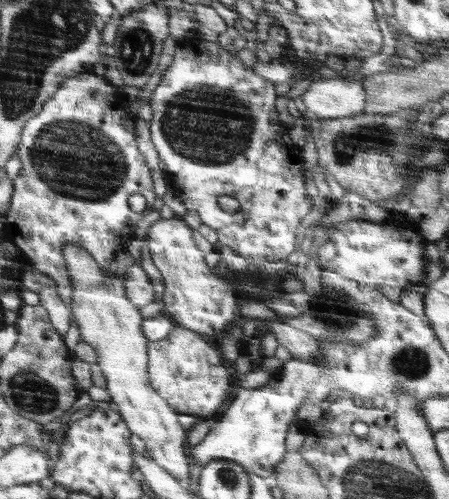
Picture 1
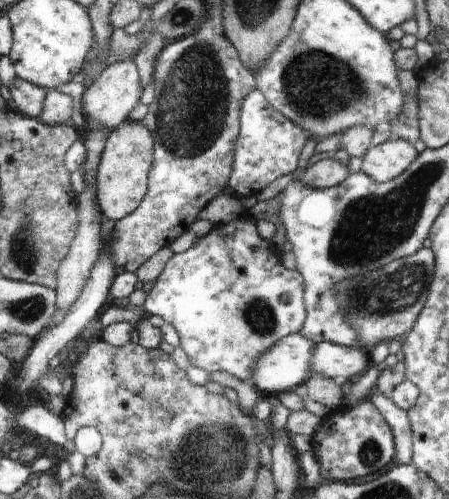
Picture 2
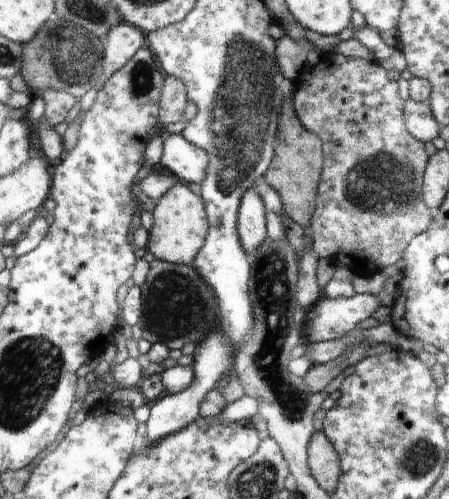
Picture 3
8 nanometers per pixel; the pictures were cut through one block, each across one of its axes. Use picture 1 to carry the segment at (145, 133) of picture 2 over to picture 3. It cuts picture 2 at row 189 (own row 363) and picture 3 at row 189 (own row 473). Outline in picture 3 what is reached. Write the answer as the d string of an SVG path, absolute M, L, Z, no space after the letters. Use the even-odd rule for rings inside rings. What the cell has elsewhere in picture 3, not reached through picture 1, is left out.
M176 182L157 202L152 212L154 215L154 226L149 231L147 251L154 255L154 259L167 261L180 265L193 265L197 253L207 236L208 222L205 207L200 197L190 190L187 184Z

